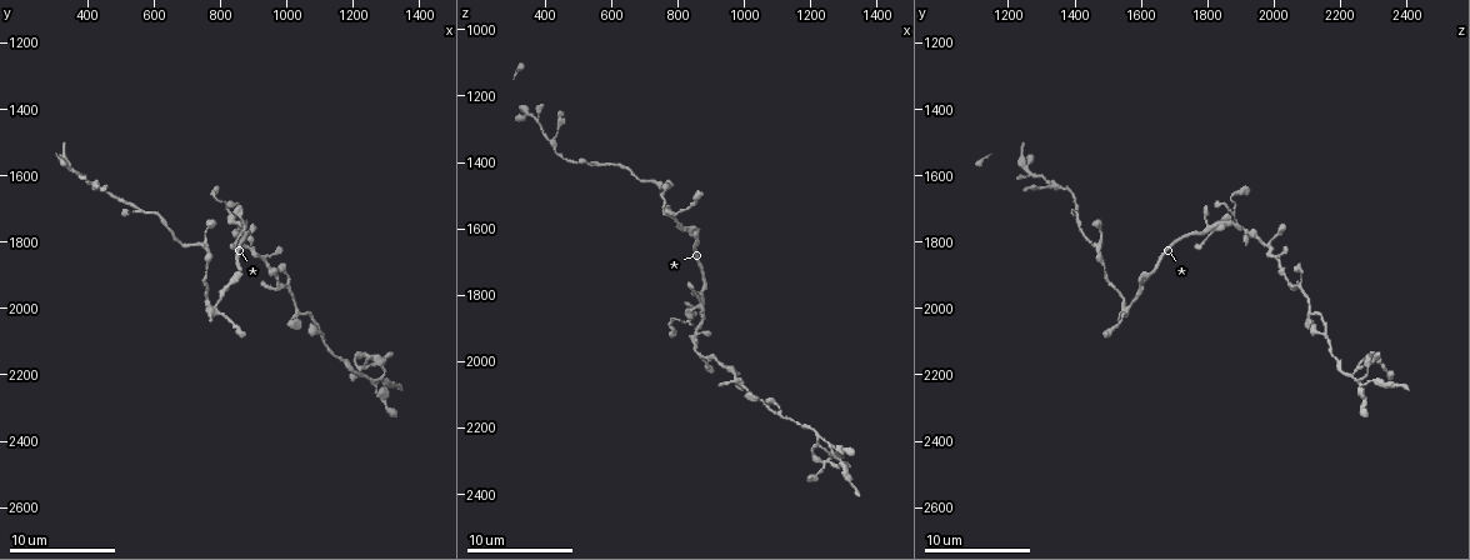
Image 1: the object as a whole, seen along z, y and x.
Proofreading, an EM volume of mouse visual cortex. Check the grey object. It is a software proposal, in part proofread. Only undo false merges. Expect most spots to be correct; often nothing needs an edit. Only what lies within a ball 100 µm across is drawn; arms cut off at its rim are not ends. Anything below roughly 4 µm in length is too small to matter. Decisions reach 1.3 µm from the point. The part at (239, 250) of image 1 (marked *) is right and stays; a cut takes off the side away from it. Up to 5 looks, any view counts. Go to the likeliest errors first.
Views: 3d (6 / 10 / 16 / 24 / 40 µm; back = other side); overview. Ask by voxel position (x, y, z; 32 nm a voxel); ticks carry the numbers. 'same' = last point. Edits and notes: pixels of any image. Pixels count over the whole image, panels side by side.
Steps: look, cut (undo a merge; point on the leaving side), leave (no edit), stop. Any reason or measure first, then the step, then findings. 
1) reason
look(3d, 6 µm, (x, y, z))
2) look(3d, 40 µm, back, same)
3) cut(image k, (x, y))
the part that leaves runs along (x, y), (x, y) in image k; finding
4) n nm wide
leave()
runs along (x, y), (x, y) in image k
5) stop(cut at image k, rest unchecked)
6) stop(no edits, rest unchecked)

four or more arms meet
look(3d, 10 µm, (1220, 2190, 2220))

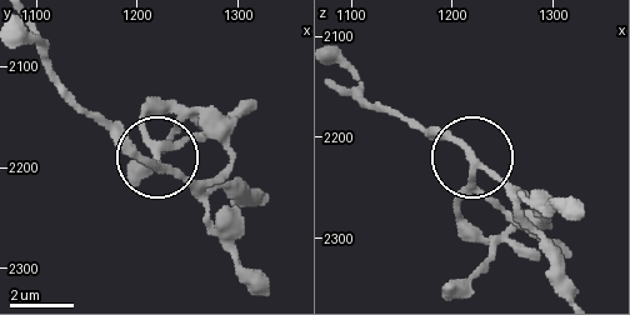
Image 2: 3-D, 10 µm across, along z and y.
210 nm wide
leave()
runs along (26, 21), (48, 70), (153, 161), (145, 121), (153, 110) in image 2; all the same neuron

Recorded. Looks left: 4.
four or more arms meet
look(3d, 6 µm, (760, 2010, 1550))

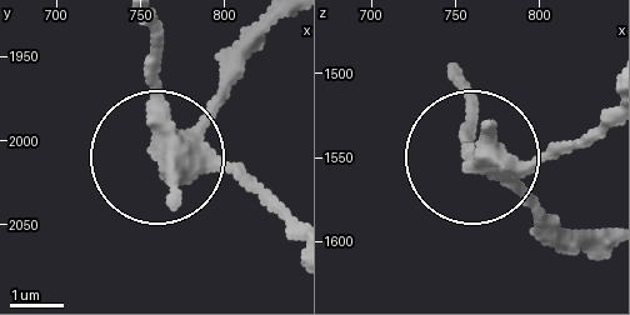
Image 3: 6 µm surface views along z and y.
look(3d, 6 µm, back, (770, 2002, 1548))

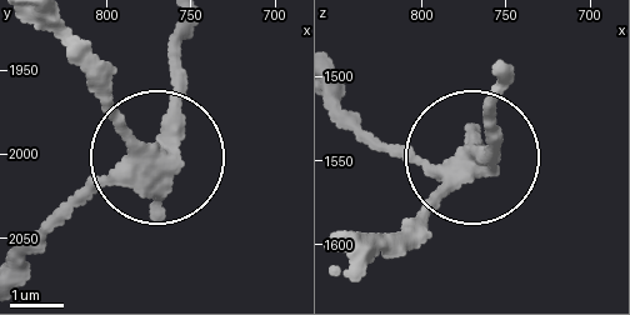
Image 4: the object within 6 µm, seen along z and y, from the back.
leave()
runs along (381, 258), (471, 155), (435, 164), (381, 146), (345, 114) in image 4; one neuron here

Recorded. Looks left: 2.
three-way junction
look(3d, 6 µm, (860, 1740, 1830))

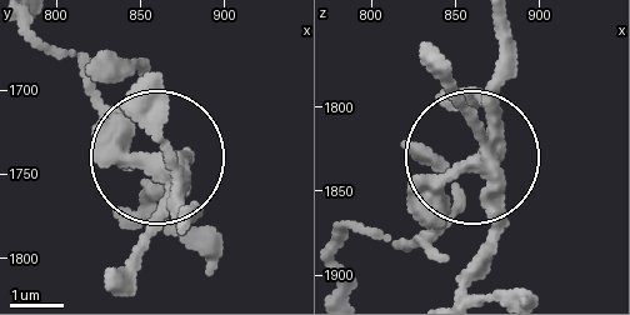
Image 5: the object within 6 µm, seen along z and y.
leave()
runs along (501, 26), (488, 134), (403, 241) in image 5; continuous, no second neuron

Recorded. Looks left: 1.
stop(no edits, rest unchecked)

